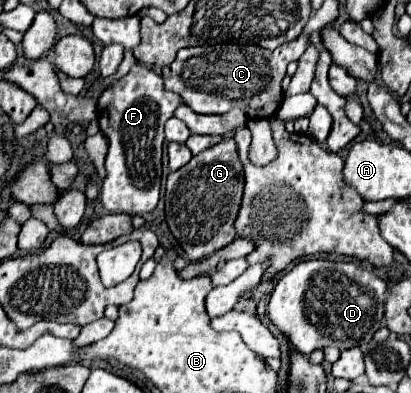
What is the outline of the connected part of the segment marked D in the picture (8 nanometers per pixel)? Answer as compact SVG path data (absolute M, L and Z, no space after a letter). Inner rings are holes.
M302 260L278 280L270 296L268 314L272 324L304 356L324 346L344 350L372 340L384 318L384 292L386 282L360 264Z

